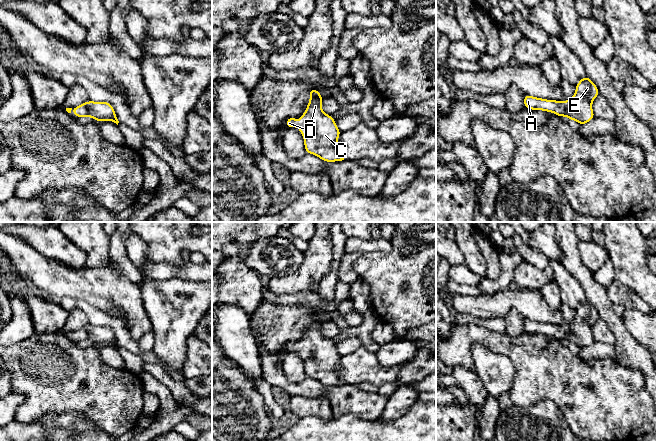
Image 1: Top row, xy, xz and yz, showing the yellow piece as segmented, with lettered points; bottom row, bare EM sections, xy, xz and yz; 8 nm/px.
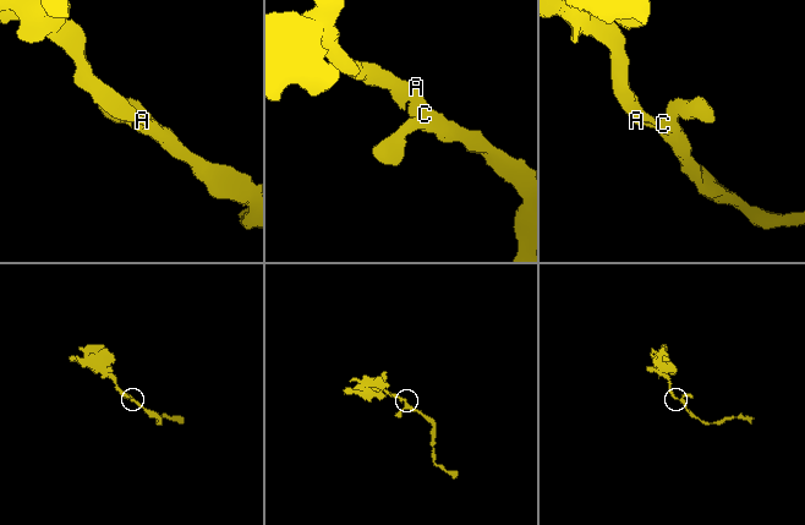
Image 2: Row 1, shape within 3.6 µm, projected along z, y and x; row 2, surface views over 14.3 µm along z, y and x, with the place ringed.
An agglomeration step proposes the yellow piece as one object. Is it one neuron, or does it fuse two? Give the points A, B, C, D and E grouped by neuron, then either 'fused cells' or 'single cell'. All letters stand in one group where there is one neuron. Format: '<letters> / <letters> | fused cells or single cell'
A B C D E | single cell

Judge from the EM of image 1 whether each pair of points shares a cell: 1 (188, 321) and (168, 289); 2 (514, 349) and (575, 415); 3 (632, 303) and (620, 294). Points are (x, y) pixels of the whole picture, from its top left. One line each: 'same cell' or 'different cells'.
1: same cell
2: same cell
3: same cell

